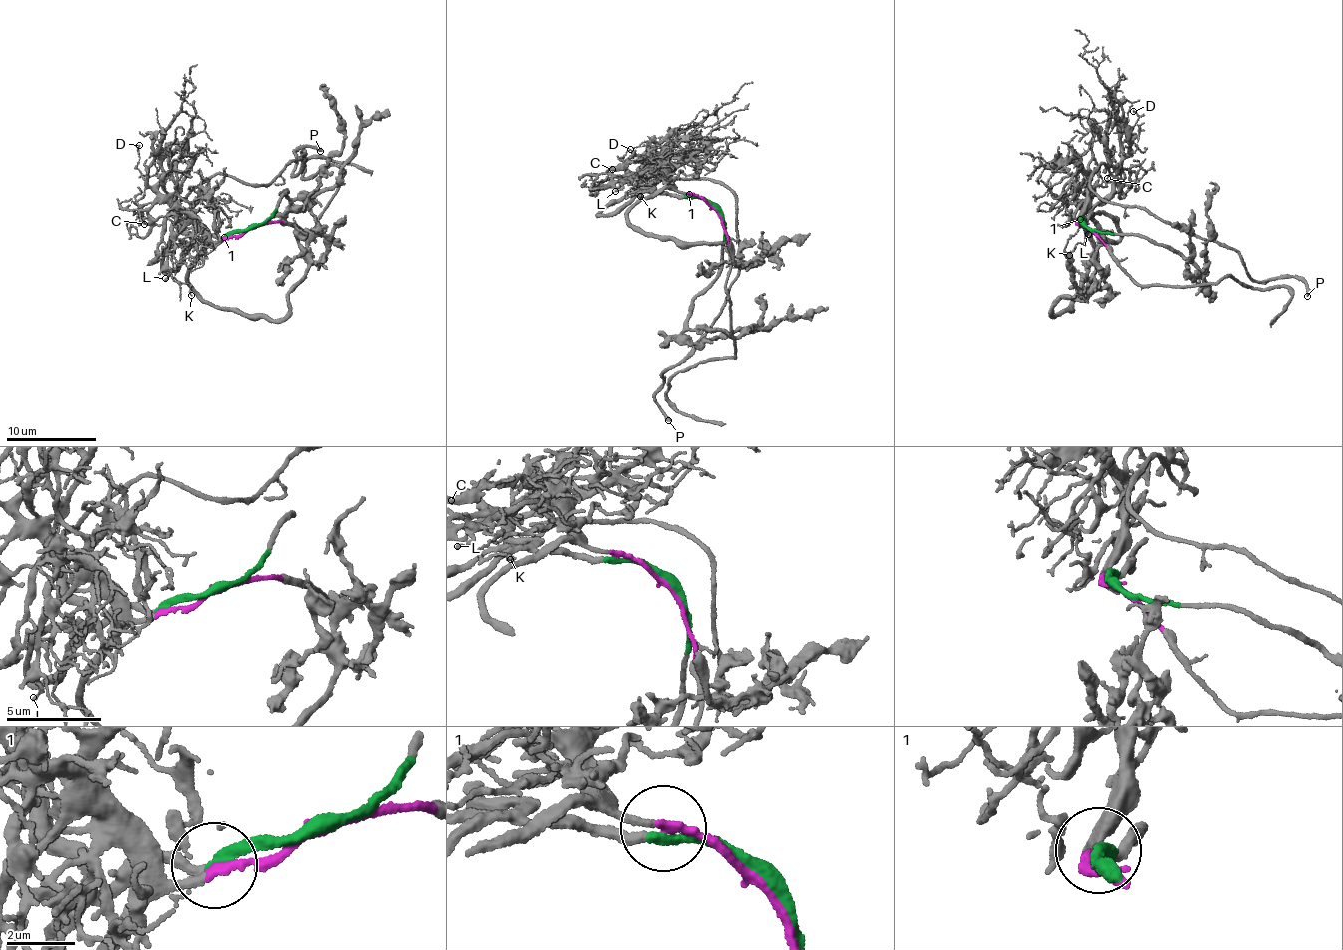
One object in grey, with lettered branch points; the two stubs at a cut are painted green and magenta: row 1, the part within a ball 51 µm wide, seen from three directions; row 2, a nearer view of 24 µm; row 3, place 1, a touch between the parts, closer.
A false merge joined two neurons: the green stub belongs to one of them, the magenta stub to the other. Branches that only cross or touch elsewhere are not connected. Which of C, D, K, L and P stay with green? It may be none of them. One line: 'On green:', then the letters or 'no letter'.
On green: C, D, P

